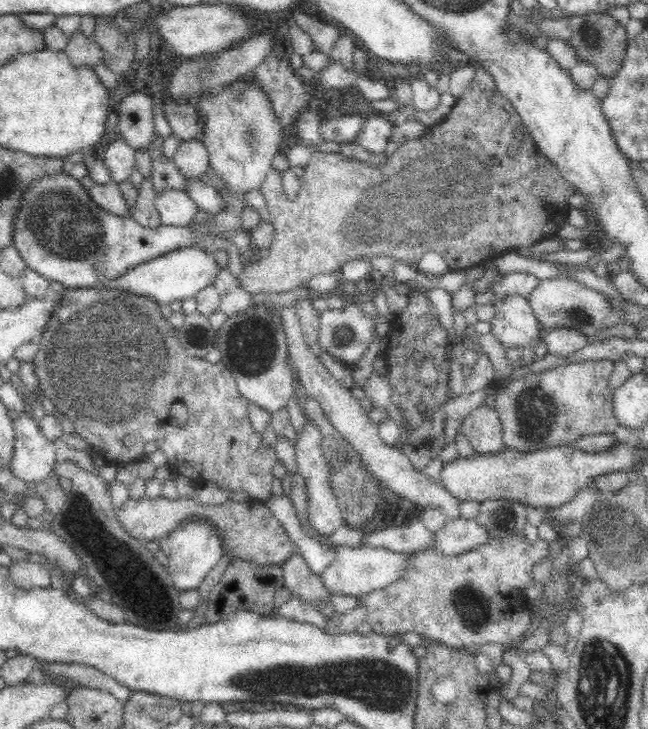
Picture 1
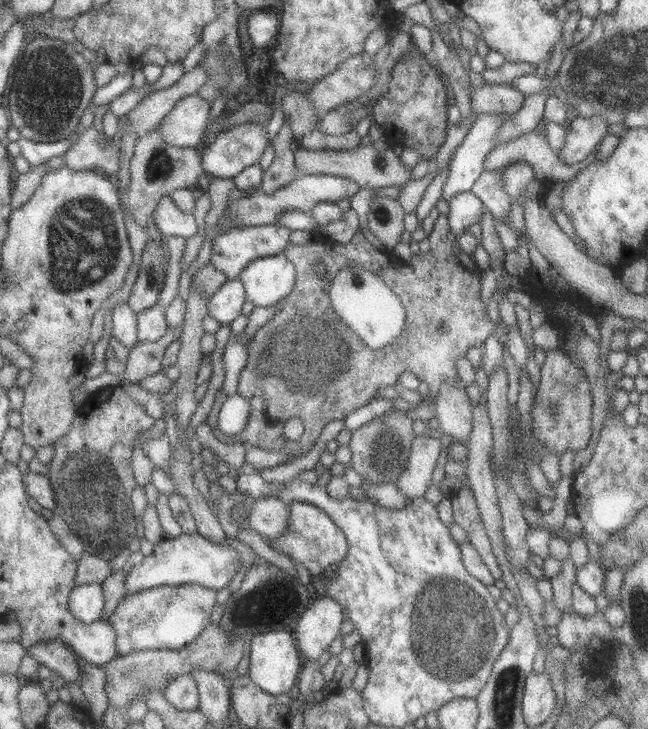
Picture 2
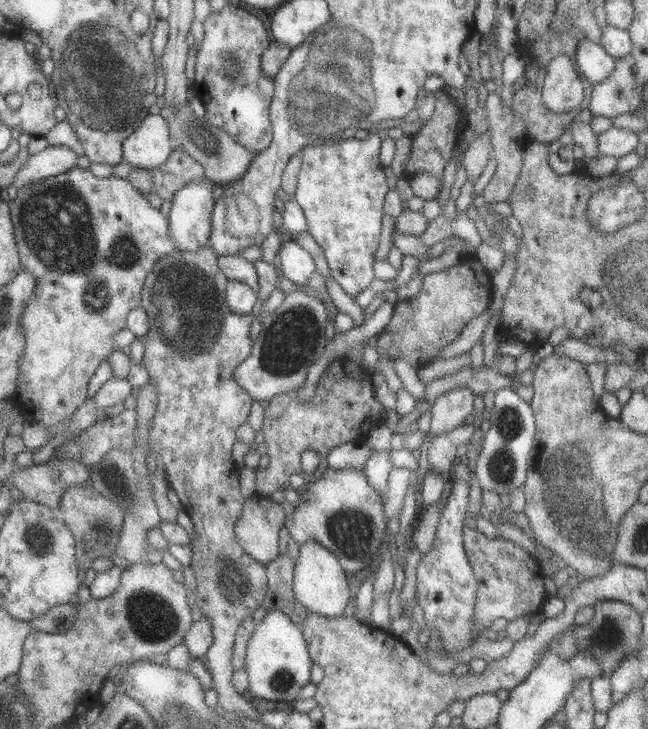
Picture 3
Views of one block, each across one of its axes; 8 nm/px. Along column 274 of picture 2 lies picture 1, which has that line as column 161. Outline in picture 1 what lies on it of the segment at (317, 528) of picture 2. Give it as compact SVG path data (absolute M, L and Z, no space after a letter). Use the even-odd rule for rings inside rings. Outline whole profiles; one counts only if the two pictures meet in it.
M204 521L182 523L180 528L158 541L159 548L167 555L167 571L178 590L197 589L223 556L218 533Z

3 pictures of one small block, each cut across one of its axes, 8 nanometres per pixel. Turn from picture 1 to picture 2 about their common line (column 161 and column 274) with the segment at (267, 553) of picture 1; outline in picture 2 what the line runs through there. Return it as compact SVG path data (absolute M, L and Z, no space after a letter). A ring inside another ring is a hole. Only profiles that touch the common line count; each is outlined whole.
M272 496L256 501L255 508L249 513L248 524L264 537L280 538L289 528L290 506Z

